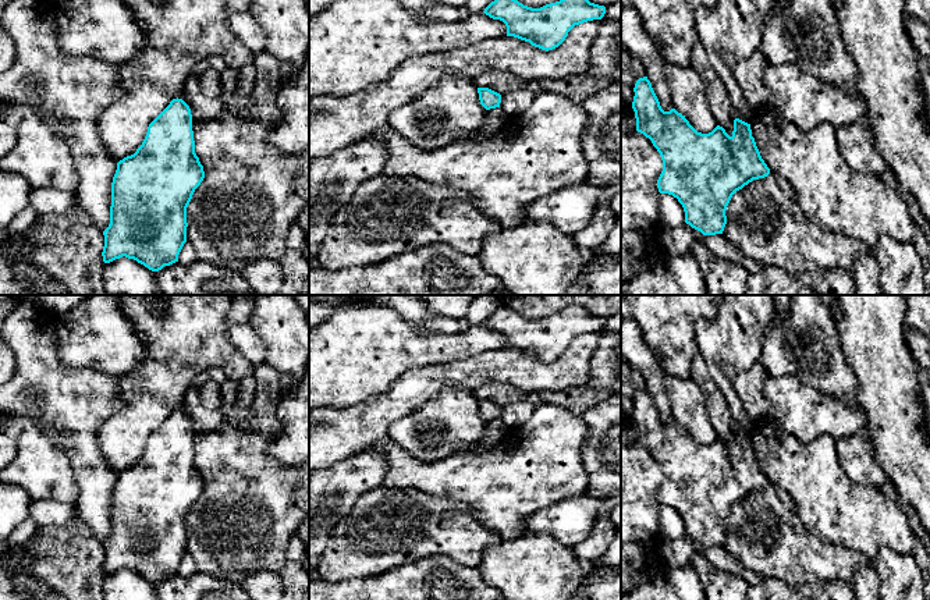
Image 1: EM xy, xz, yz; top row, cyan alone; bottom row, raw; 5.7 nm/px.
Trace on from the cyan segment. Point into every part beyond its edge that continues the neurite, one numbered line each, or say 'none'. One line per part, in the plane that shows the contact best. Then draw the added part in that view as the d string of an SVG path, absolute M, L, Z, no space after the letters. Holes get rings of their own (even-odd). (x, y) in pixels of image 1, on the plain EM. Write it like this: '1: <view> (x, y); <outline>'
none

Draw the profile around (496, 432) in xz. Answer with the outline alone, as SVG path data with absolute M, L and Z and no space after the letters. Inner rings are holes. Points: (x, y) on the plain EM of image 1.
M501 419L490 420L486 423L484 437L478 447L483 451L490 451L505 441L510 433L511 429Z

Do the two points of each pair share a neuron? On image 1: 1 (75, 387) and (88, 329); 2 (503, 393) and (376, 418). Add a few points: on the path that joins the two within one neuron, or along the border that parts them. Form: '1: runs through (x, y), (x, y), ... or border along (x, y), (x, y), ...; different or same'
1: border along (56, 344), (64, 365), (92, 368), (110, 377); different
2: border along (506, 383), (487, 382), (472, 391); different

